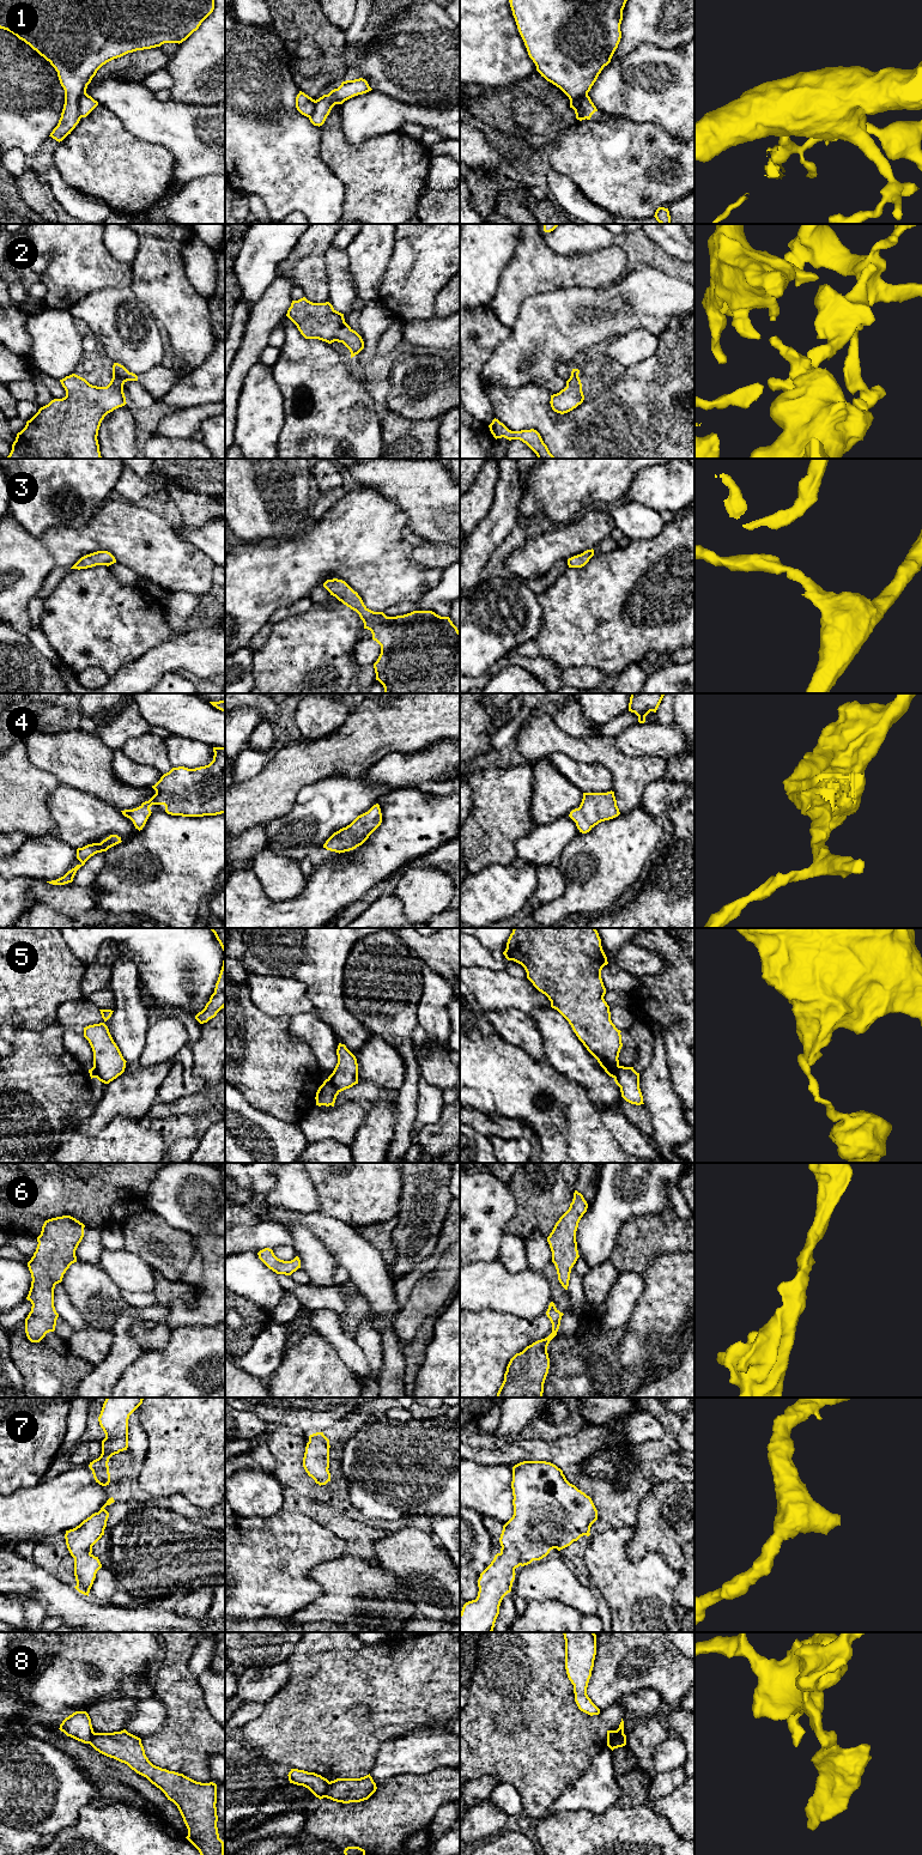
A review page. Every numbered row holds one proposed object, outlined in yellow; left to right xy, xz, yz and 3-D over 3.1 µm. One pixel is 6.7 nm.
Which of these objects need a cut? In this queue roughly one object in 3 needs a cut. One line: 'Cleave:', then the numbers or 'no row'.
Cleave: 1, 5, 8

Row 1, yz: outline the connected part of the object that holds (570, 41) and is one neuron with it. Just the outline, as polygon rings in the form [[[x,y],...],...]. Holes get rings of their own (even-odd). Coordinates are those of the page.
[[[509,0],[518,32],[536,71],[569,97],[570,108],[580,121],[586,120],[580,110],[580,99],[588,95],[620,42],[626,1]]]

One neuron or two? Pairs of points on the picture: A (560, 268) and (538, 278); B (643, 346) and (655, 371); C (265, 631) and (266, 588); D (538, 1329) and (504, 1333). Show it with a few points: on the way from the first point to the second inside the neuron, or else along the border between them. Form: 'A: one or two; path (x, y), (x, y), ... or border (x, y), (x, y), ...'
A: one; path (554, 271), (544, 272)
B: two; border (659, 337), (659, 346), (654, 353), (625, 368)
C: two; border (267, 622), (250, 640), (248, 646)
D: one; path (529, 1326), (513, 1326)

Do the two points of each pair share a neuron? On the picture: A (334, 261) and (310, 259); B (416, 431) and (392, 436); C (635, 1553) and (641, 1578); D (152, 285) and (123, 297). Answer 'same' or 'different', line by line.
A: different
B: same
C: different
D: different

